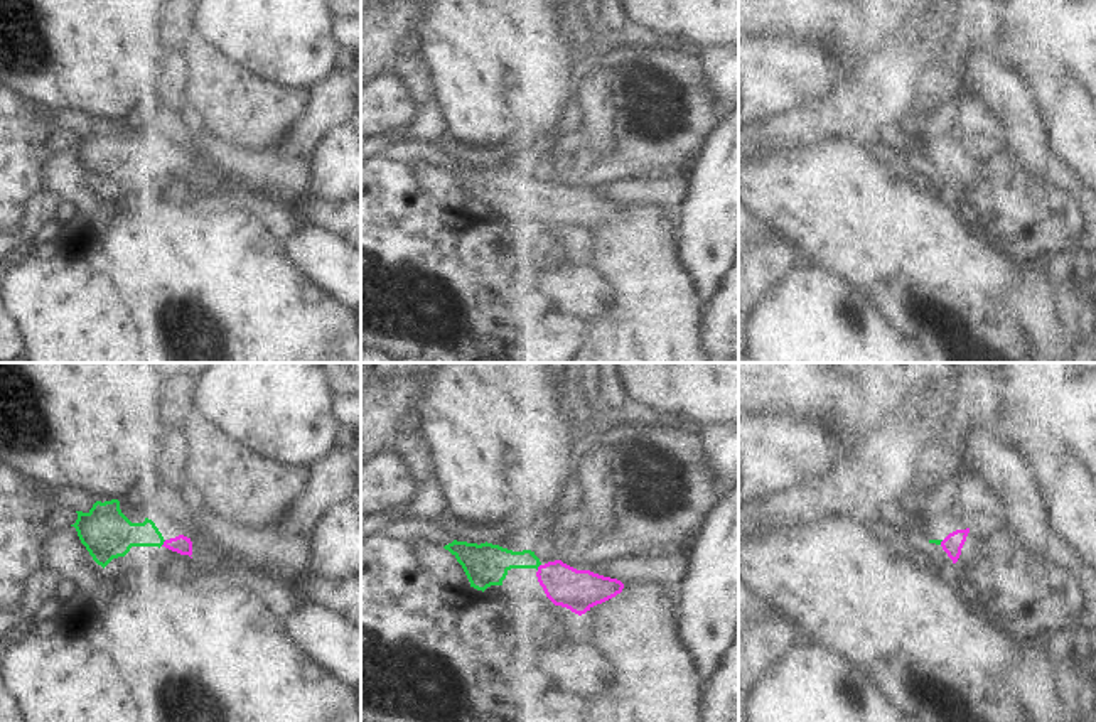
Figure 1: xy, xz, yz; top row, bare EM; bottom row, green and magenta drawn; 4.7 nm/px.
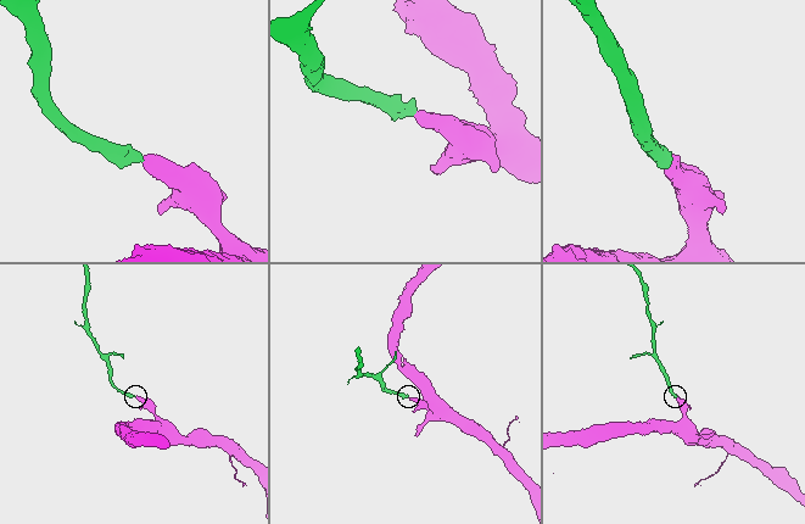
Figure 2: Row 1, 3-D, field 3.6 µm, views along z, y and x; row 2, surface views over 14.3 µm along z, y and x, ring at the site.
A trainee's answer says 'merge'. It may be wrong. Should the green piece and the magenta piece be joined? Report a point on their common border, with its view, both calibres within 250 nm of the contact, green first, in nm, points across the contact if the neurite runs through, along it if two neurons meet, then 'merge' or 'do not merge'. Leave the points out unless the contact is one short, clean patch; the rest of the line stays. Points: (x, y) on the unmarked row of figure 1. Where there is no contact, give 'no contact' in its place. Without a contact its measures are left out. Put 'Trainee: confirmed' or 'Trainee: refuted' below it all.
meets green in xy at (162, 166); 220 nm thick on the green side, 90 nm on the other; merge
Trainee: confirmed

